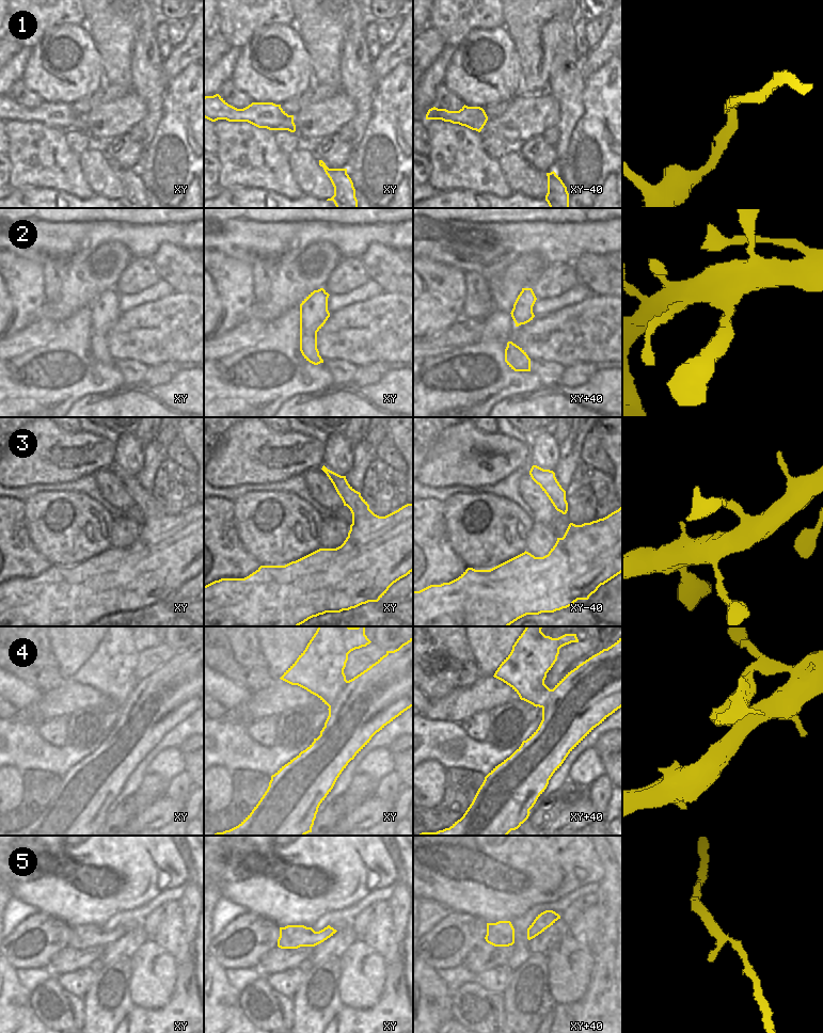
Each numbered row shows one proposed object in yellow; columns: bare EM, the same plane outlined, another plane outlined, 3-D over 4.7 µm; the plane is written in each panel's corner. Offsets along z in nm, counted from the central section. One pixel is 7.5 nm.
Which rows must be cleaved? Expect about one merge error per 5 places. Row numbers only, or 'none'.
4

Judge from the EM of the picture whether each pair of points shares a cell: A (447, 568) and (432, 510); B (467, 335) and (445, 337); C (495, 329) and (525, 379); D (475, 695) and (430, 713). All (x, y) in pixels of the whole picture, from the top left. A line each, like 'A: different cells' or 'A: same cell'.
A: same cell
B: same cell
C: same cell
D: same cell

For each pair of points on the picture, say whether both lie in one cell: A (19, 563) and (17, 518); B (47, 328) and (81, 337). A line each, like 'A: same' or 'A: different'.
A: same
B: different

